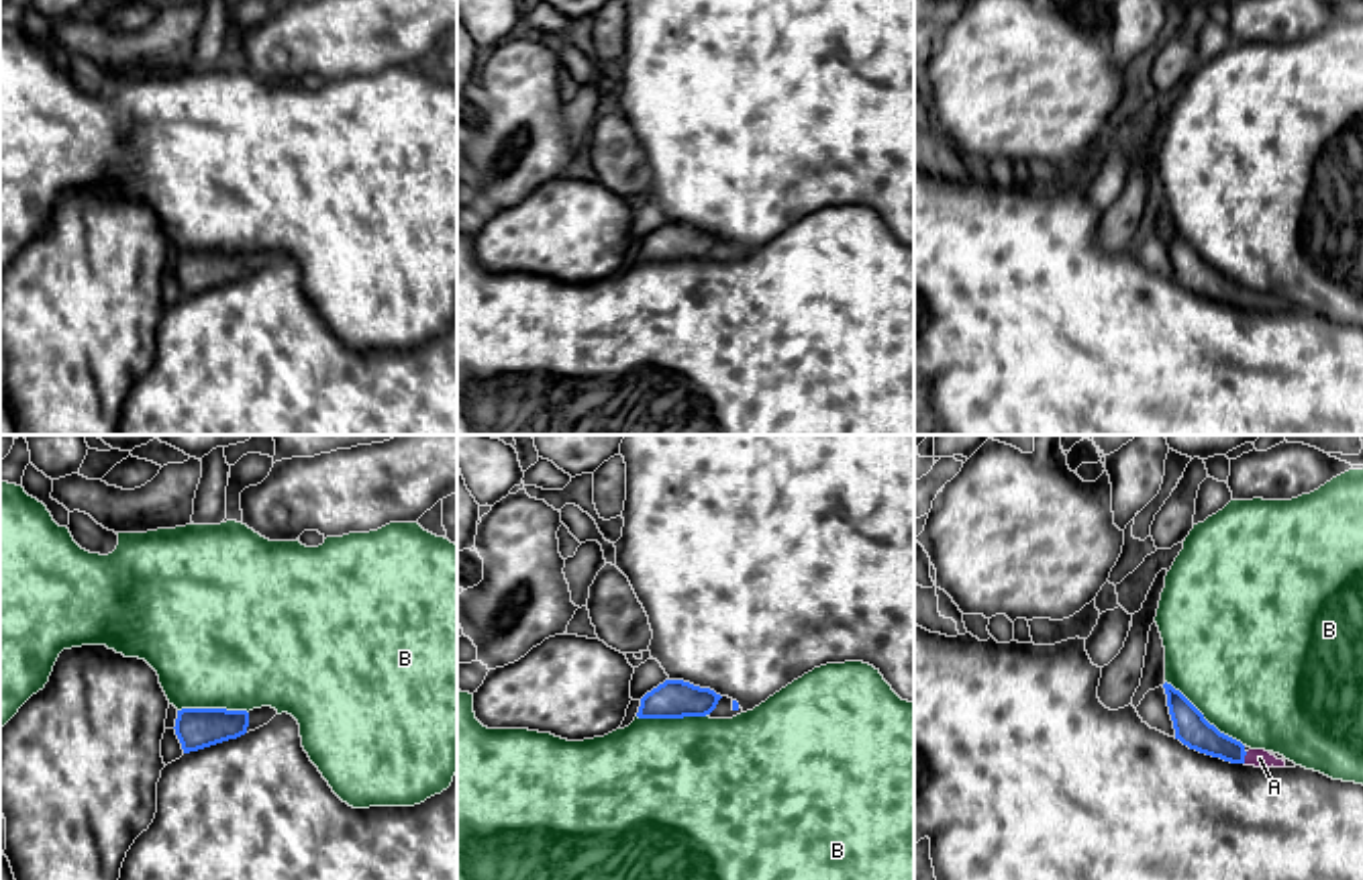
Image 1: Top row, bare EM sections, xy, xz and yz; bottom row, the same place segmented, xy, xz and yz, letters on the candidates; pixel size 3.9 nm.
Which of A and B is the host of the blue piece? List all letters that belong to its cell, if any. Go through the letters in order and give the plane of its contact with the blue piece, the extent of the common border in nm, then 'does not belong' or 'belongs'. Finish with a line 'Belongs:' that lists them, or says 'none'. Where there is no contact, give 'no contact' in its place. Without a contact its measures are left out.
A: meets blue in yz; contact 50 nm long; belongs
B: meets blue in yz; contact 400 nm long; does not belong
Belongs: A

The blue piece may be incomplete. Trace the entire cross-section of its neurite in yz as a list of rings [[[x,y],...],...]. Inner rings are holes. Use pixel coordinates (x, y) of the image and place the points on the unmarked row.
[[[1163,227],[1167,237],[1167,249],[1179,282],[1190,292],[1220,300],[1230,306],[1245,306],[1255,310],[1285,310],[1283,302],[1277,302],[1265,292],[1245,292],[1245,288],[1210,267],[1204,257],[1171,227]]]

